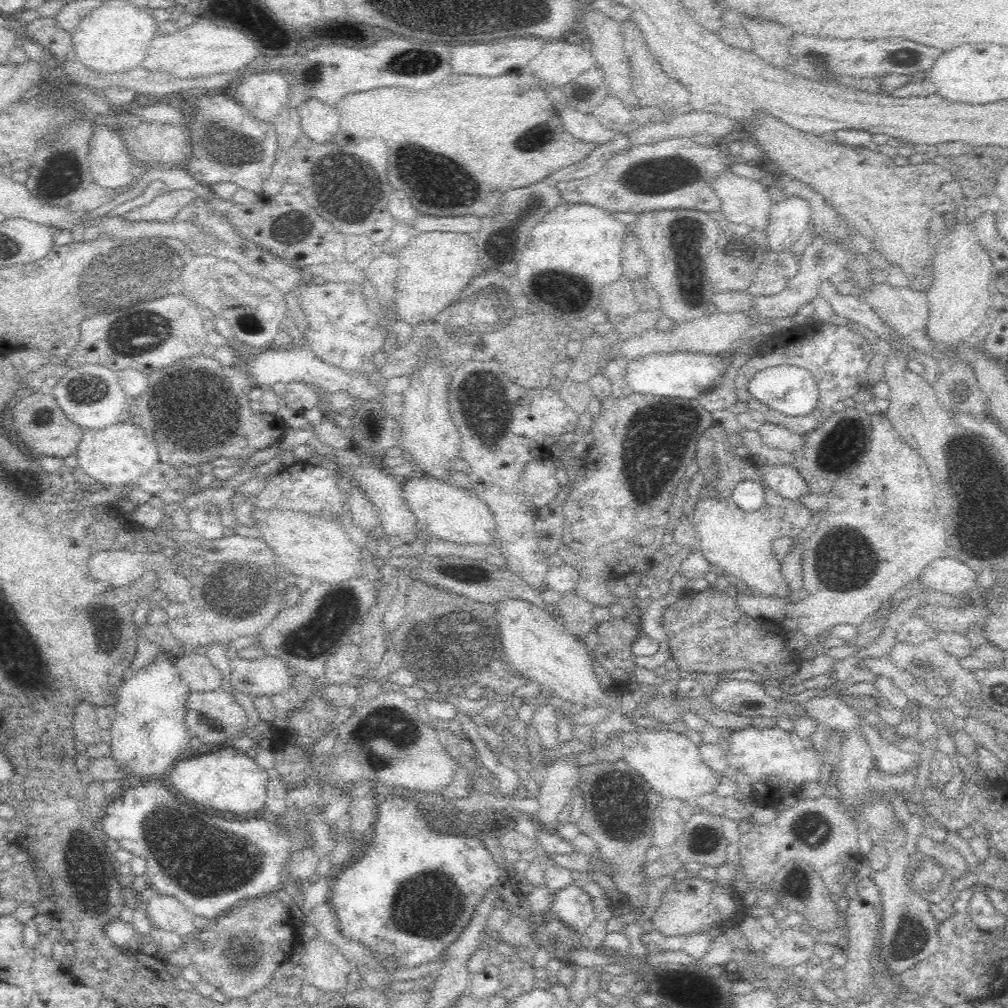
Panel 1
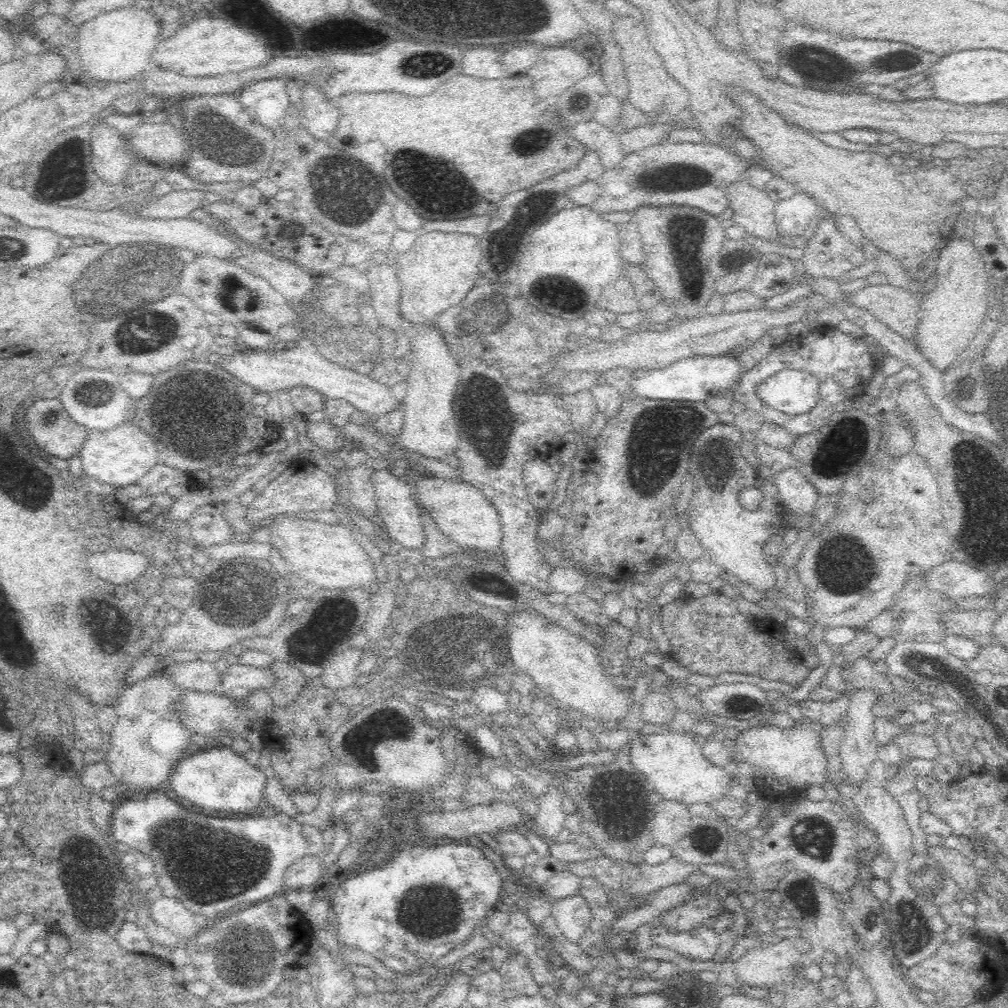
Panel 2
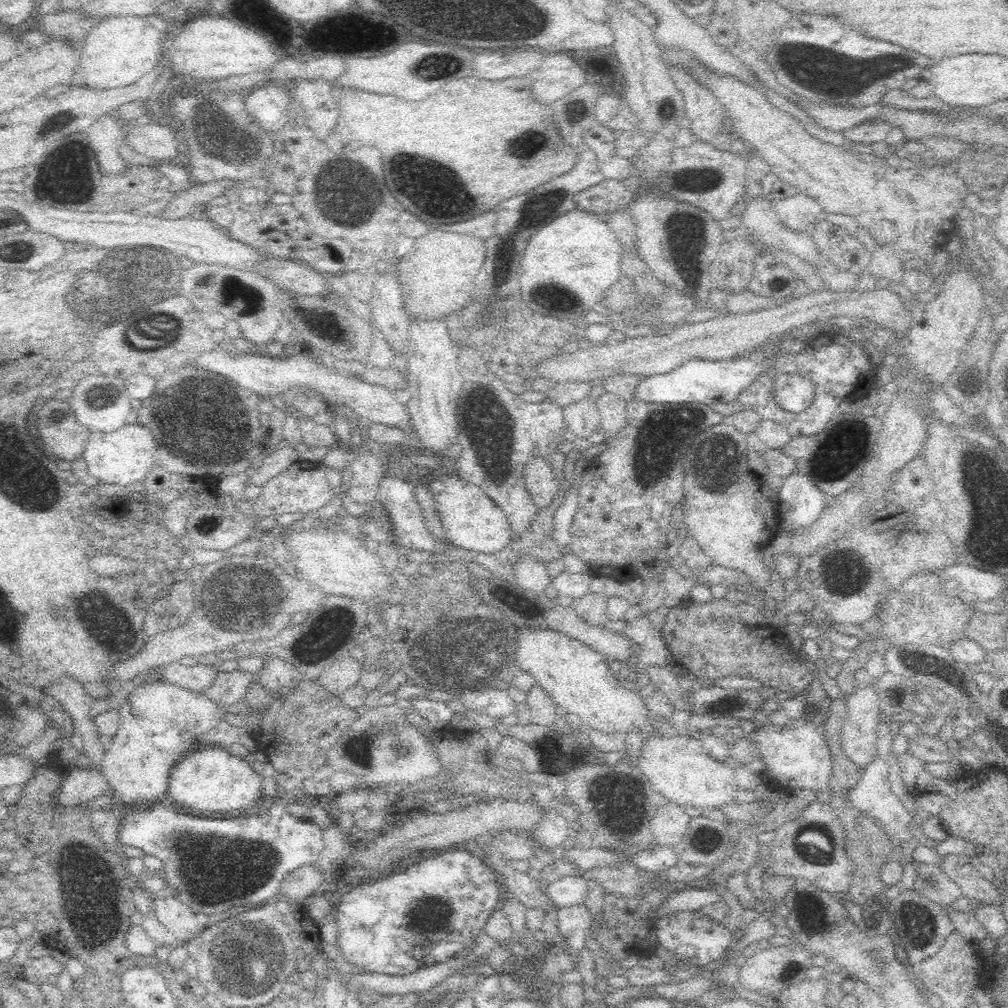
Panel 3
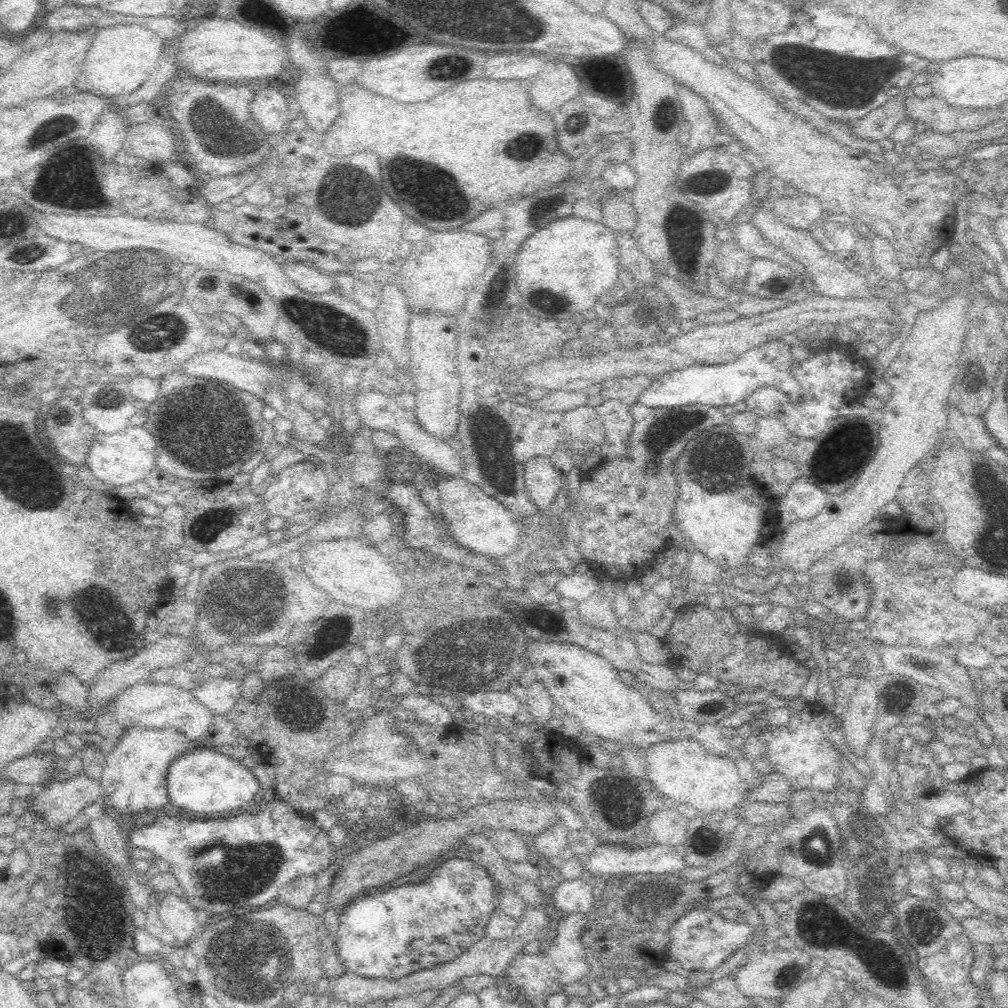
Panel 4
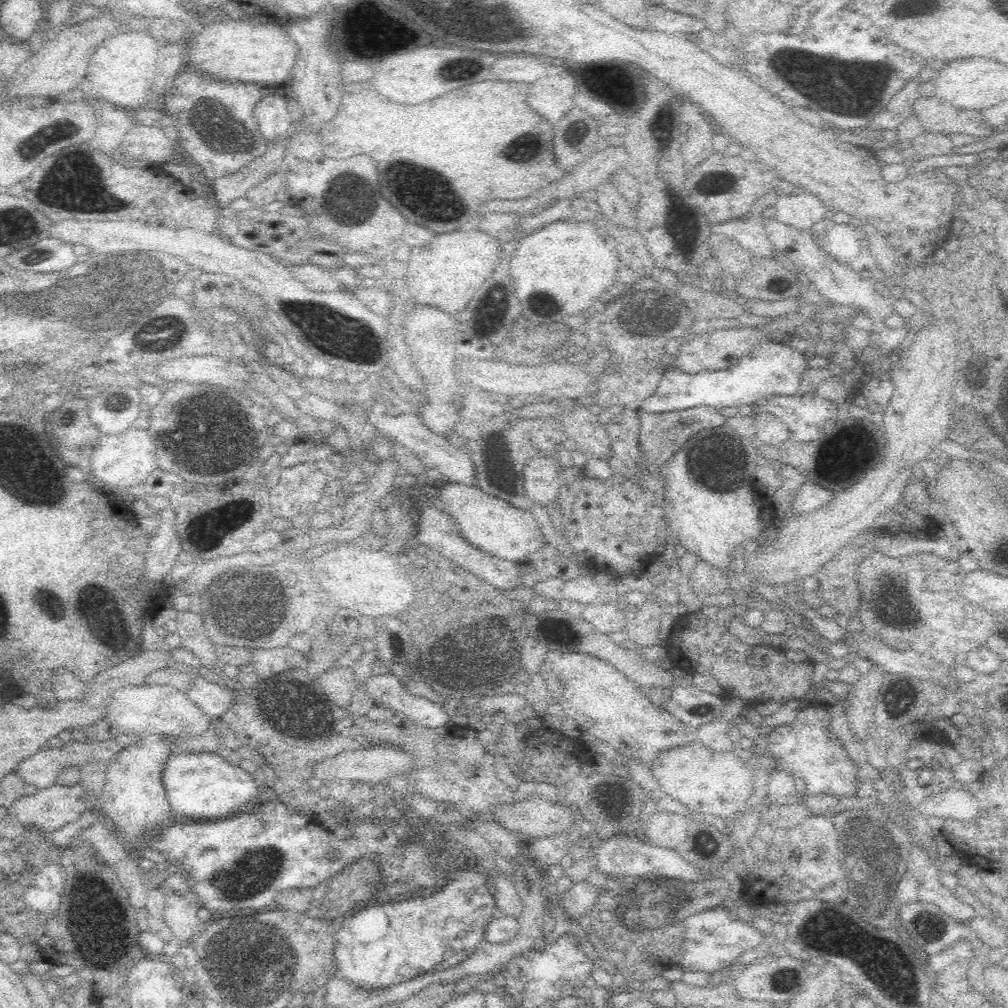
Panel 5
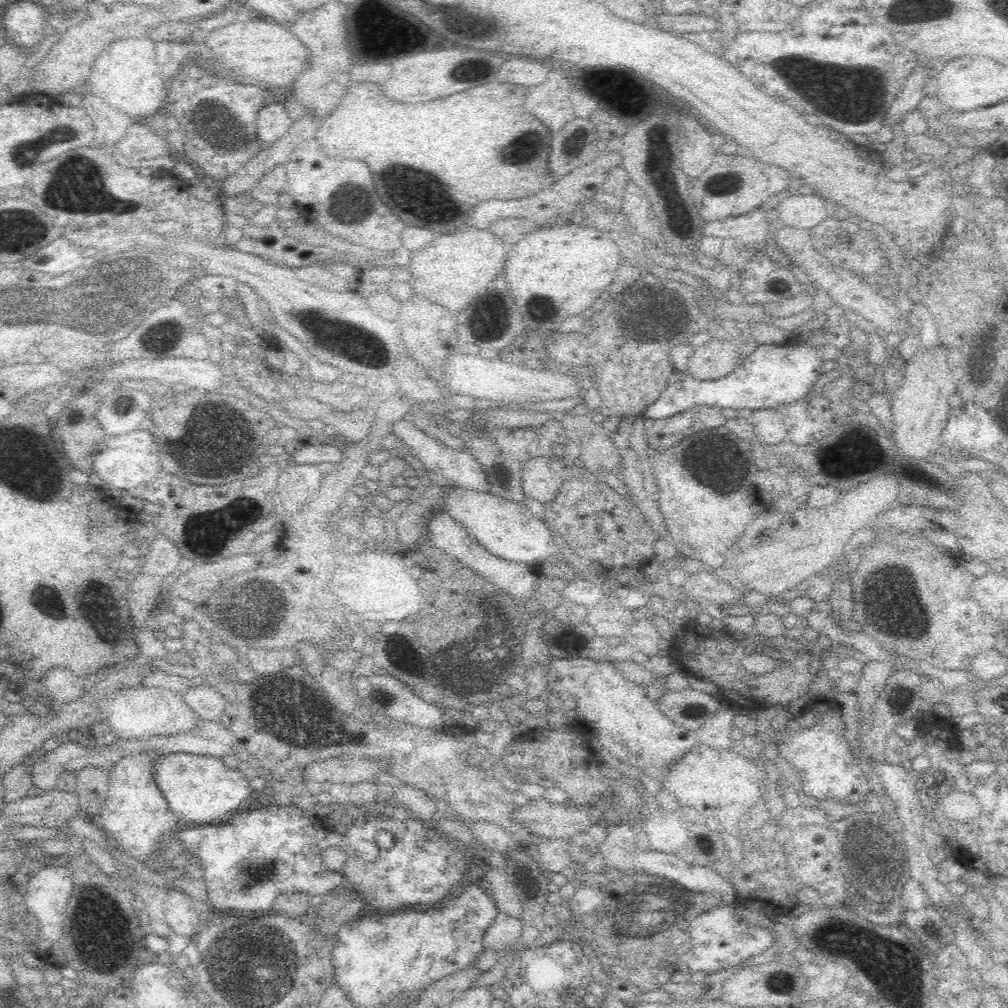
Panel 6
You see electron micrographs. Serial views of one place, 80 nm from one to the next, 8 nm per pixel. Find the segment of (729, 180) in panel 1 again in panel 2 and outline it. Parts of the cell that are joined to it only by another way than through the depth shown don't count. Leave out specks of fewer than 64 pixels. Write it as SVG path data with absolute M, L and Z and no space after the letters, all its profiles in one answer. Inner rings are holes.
M742 180L730 185L728 195L730 195L728 196L728 199L730 199L730 208L732 208L732 212L734 212L734 220L736 220L736 224L740 224L744 230L748 230L750 238L758 236L758 238L762 238L762 240L768 240L768 242L773 244L779 243L784 247L788 246L802 250L808 248L808 244L810 244L810 240L812 240L812 236L814 236L814 232L816 232L816 226L818 226L822 220L831 220L831 217L834 217L830 213L827 213L825 208L822 208L822 206L818 204L818 200L814 200L814 204L816 204L816 214L814 214L812 220L806 224L804 232L798 234L798 236L786 238L786 236L780 232L780 228L778 228L774 202L770 200L770 196L768 196L764 190L756 190L756 187L754 187L750 181ZM742 220L744 220L744 222L742 222Z

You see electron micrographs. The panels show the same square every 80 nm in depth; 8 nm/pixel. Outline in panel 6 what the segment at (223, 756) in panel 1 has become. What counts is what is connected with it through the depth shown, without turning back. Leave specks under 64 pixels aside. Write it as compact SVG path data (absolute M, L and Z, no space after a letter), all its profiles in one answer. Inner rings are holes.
M166 754L156 760L156 784L164 794L168 808L176 814L180 824L204 826L218 824L226 818L228 812L236 810L248 798L248 780L244 780L236 770L226 768L220 760L210 756L194 756L194 754Z

